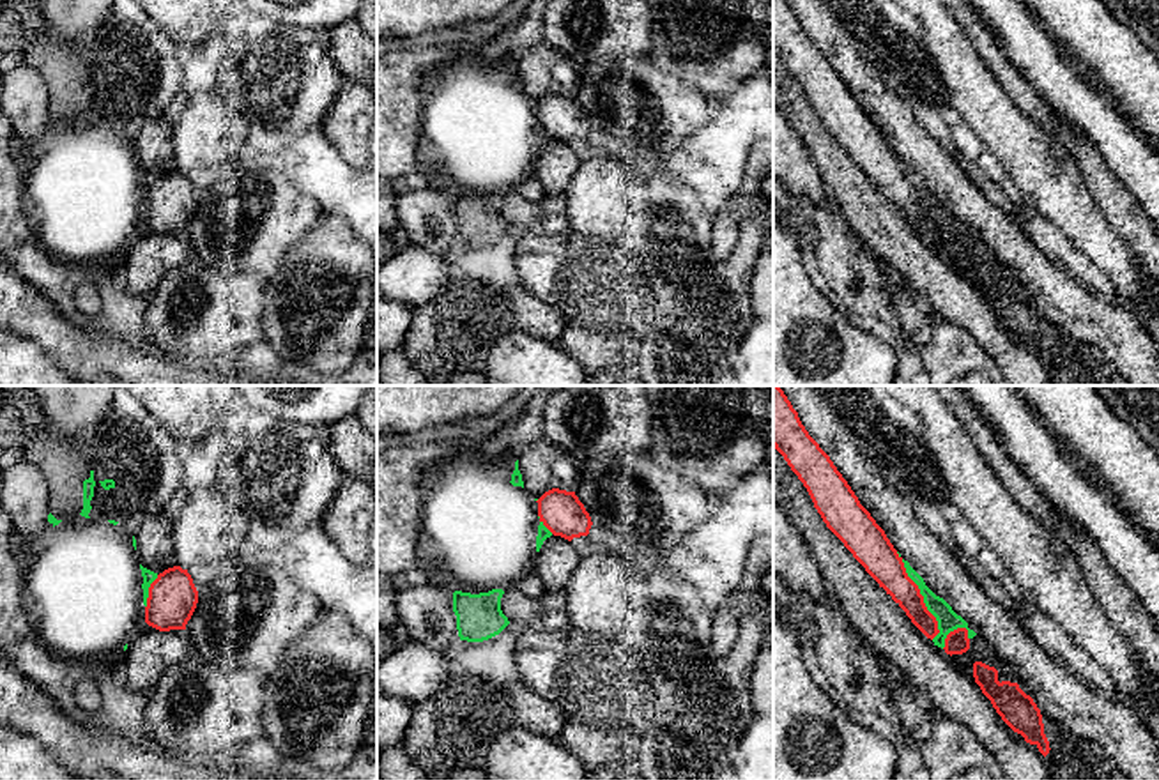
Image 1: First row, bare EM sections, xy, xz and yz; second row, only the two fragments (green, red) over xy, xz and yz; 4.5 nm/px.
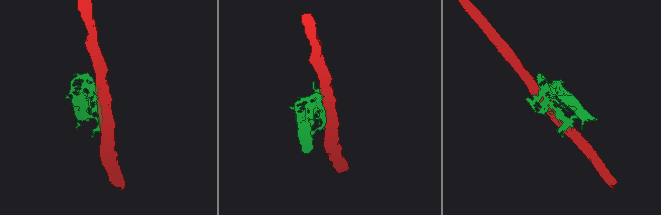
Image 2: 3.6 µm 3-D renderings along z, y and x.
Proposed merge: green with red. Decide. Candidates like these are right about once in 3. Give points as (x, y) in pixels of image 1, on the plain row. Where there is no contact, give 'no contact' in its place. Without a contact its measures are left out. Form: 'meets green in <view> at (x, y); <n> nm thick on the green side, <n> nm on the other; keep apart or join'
meets green in yz at (922, 198); 100 nm thick on the green side, 160 nm on the other; keep apart

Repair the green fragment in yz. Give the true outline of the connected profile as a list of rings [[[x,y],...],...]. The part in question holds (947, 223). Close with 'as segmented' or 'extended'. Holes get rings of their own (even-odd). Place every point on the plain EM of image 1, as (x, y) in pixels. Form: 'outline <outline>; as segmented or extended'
outline [[[904,164],[904,172],[908,180],[918,189],[920,198],[924,200],[924,207],[927,214],[936,221],[940,237],[933,242],[934,249],[945,251],[945,242],[950,235],[957,232],[968,233],[968,242],[973,242],[977,237],[968,232],[968,226],[957,219],[952,210],[940,200],[936,200],[924,186],[924,182]]]; as segmented

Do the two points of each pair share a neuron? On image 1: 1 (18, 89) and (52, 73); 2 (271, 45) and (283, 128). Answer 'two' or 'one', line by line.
1: two
2: one

